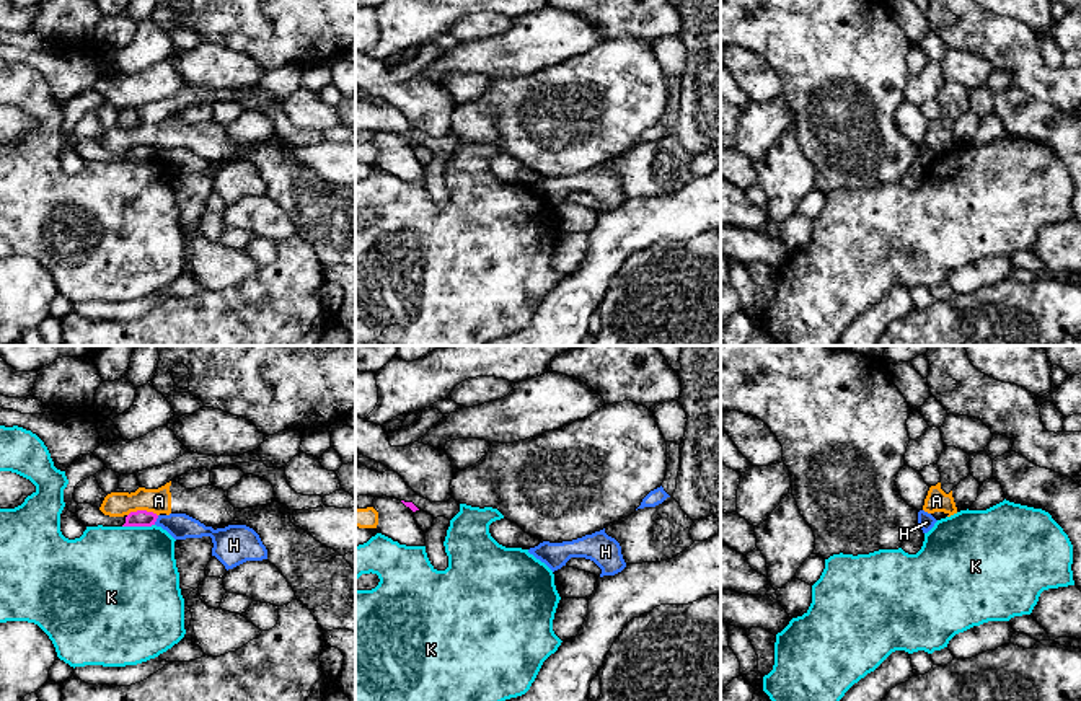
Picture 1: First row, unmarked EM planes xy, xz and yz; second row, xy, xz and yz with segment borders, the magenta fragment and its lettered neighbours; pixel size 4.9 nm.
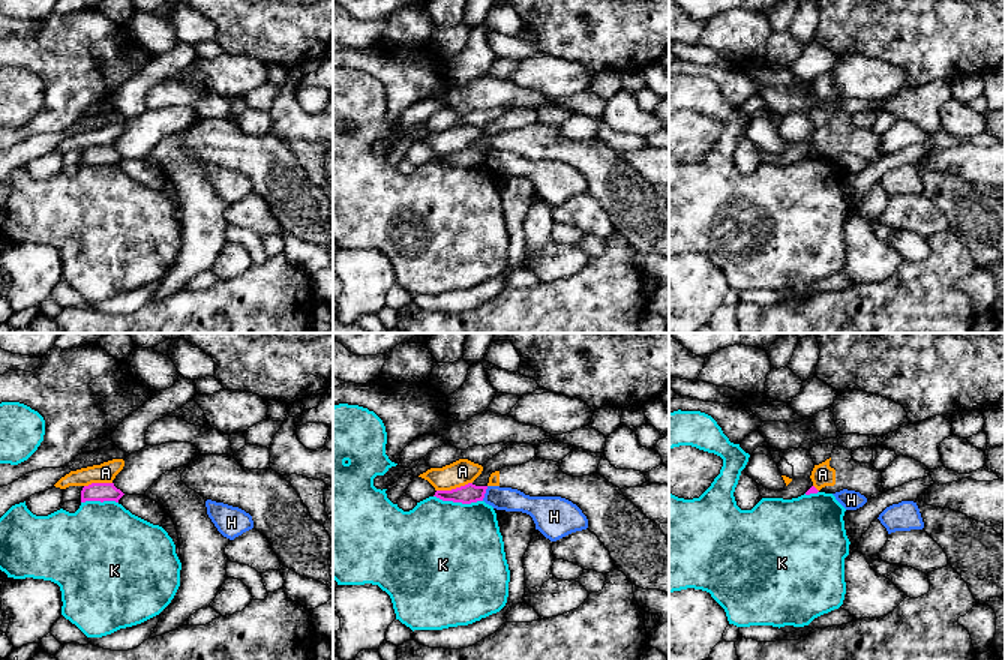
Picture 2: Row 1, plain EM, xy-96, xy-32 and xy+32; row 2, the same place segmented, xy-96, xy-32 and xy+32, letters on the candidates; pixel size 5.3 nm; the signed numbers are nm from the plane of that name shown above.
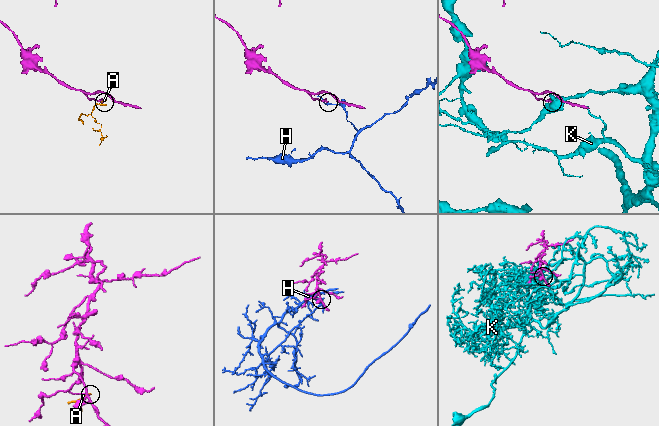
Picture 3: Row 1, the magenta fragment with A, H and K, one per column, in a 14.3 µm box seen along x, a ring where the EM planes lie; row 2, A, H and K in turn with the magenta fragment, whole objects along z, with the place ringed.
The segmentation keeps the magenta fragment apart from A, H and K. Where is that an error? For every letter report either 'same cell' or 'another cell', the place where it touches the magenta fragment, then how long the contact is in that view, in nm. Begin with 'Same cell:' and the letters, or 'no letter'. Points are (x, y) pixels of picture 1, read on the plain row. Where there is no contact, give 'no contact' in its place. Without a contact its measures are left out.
Same cell: no letter
A: another cell; meets magenta in xy at (142, 145); contact 150 nm long
H: another cell; meets magenta in xy at (155, 155); contact 50 nm long
K: another cell; meets magenta in xy at (137, 160); contact 160 nm long

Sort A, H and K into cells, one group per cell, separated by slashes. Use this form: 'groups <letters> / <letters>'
groups A / H / K

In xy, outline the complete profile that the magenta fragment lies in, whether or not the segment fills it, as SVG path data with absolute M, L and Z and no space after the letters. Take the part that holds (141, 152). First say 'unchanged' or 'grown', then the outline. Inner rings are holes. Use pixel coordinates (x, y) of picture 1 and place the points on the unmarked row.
unchanged; M137 145L126 152L126 158L122 161L152 161L155 160L157 153L158 150L153 147Z

